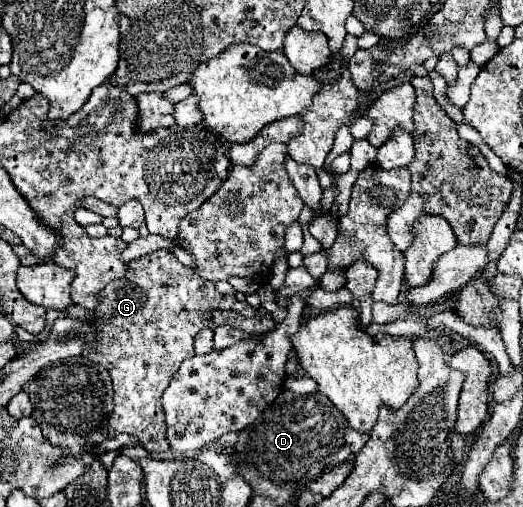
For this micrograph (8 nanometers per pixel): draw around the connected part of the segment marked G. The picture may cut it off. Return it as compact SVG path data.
M158 250L128 262L126 274L102 290L100 304L94 308L92 320L96 326L96 338L94 342L88 342L82 352L86 360L102 364L114 382L114 412L108 422L108 436L126 432L138 438L140 446L146 448L152 456L168 450L168 442L164 438L162 392L180 368L180 362L188 356L194 356L194 338L200 330L204 330L204 322L200 322L200 310L234 310L247 318L257 313L246 301L238 302L234 296L218 294L214 282L196 278L192 268L176 262L178 258L168 250Z

